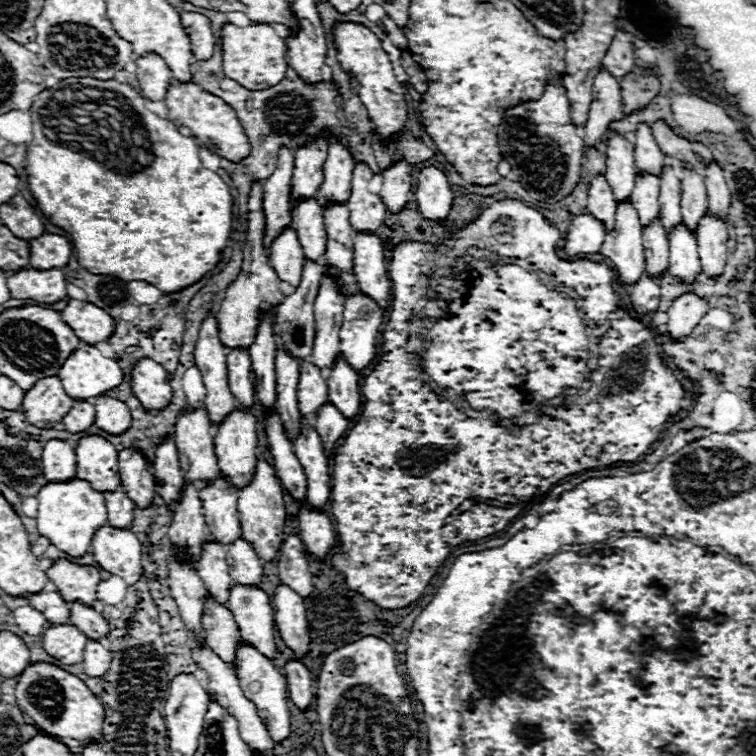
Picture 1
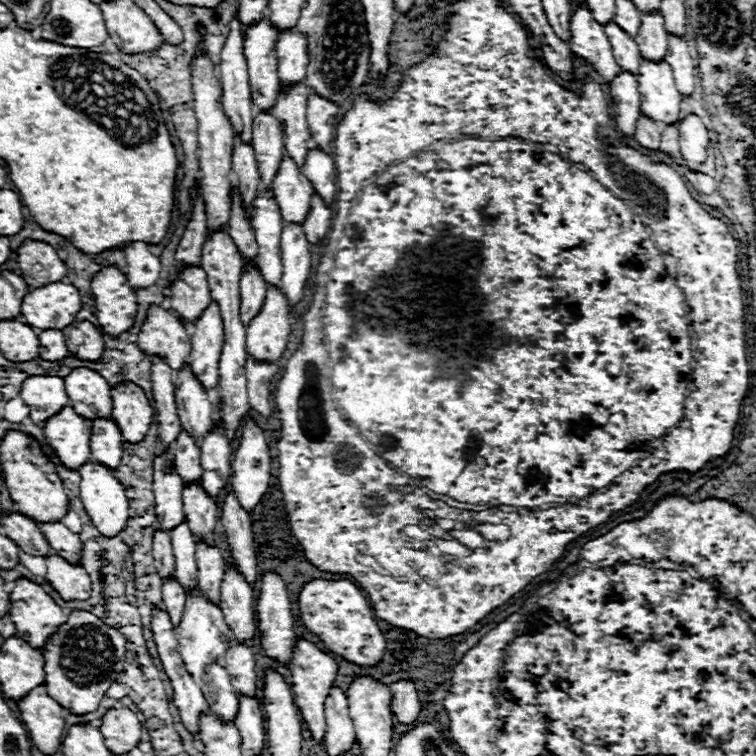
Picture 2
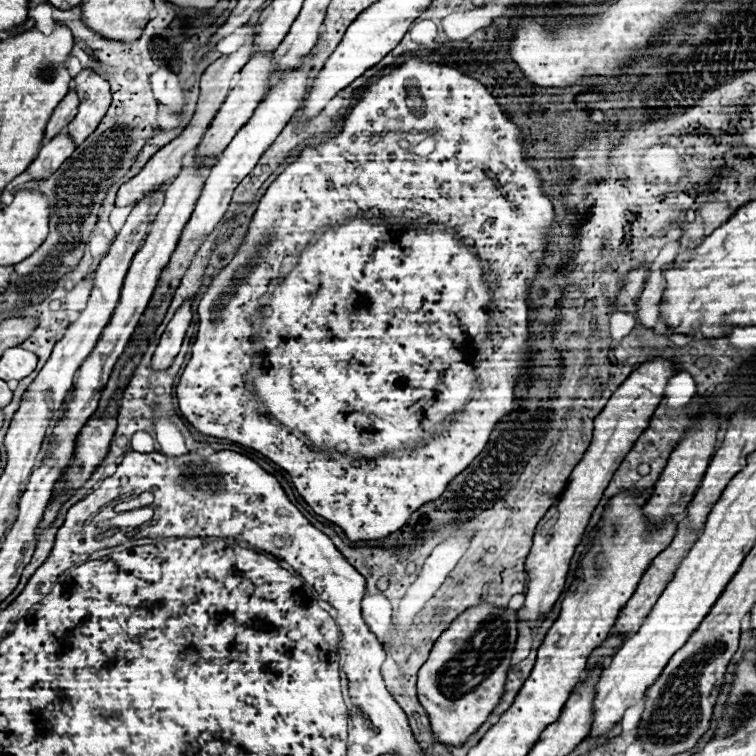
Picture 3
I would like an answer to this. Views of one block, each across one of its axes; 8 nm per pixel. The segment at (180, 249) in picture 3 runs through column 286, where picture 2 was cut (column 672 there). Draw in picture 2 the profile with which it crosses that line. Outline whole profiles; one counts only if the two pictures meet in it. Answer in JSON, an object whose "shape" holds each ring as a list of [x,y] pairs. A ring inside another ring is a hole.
{"shape":[[[640,58],[638,82],[642,112],[656,122],[676,124],[680,120],[682,94],[676,88],[670,64],[666,60],[652,62]]]}

